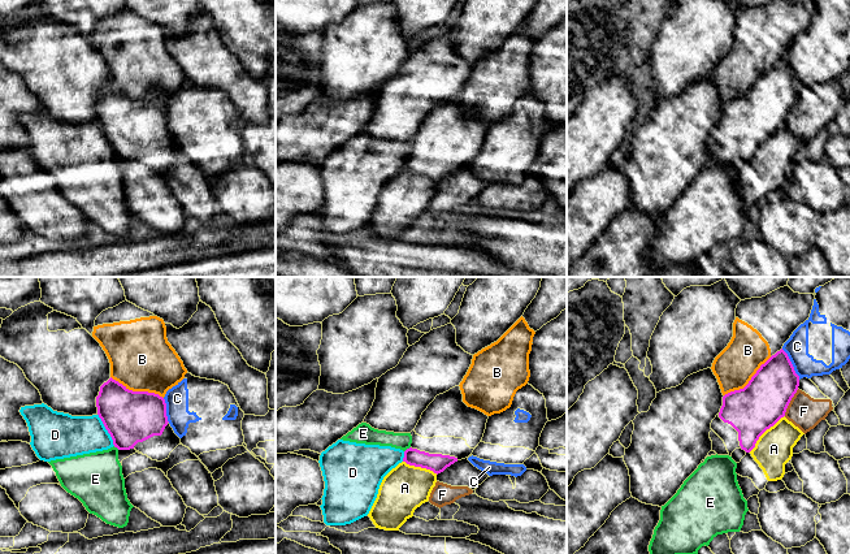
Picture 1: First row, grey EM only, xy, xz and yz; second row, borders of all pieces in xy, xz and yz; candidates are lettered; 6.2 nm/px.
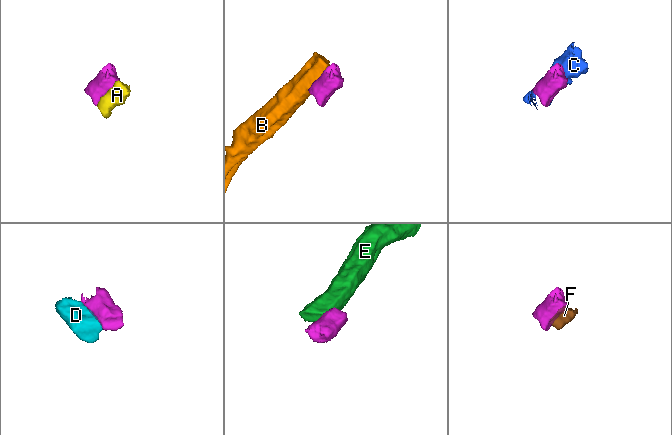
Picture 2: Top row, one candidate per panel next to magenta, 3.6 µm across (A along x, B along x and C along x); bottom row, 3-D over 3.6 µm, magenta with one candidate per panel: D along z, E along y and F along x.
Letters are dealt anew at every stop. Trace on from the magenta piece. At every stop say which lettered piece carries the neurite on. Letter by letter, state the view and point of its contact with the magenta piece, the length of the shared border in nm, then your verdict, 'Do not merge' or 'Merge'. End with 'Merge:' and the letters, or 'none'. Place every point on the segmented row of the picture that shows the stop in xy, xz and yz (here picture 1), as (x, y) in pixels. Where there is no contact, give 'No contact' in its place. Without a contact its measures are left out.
A: Touches magenta at yz (764, 431). Shared border 320 nm. Do not merge
B: Touches magenta at xy (137, 392). Shared border 360 nm. Do not merge
C: Touches magenta at yz (792, 364). Shared border 220 nm. Do not merge
D: Touches magenta at xy (105, 428). Shared border 220 nm. Do not merge
E: Touches magenta at xz (407, 449). Shared border 50 nm. Do not merge
F: Touches magenta at yz (789, 402). Shared border 190 nm. Do not merge
Merge: none

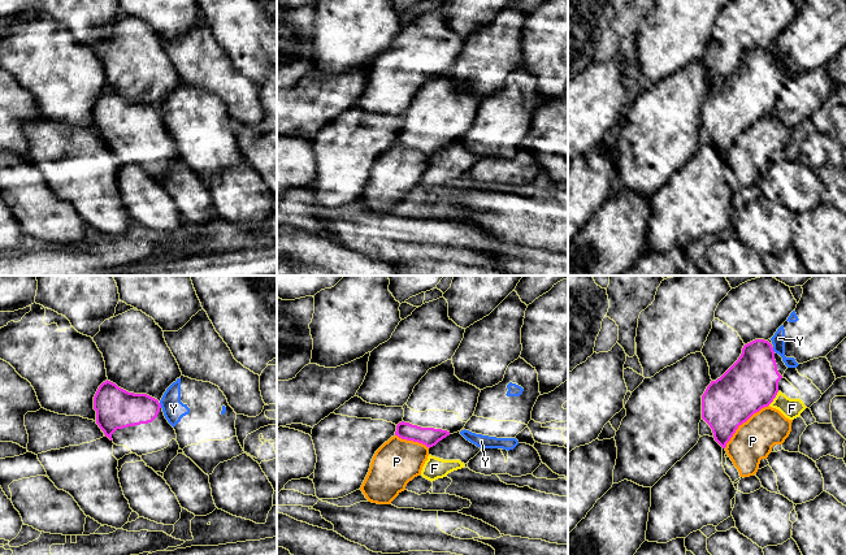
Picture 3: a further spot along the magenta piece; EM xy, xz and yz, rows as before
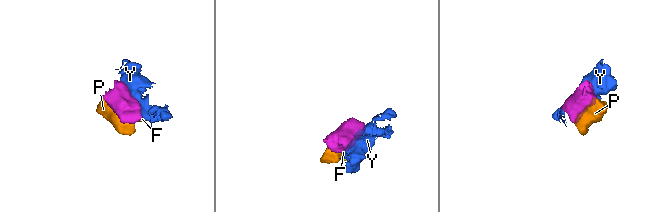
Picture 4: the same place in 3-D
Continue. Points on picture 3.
F: Touches magenta at yz (775, 397). Shared border 110 nm. Do not merge
P: Touches magenta at yz (742, 423). Shared border 380 nm. Do not merge
Y: Touches magenta at xy (160, 406). Shared border 40 nm. Do not merge
Merge: none

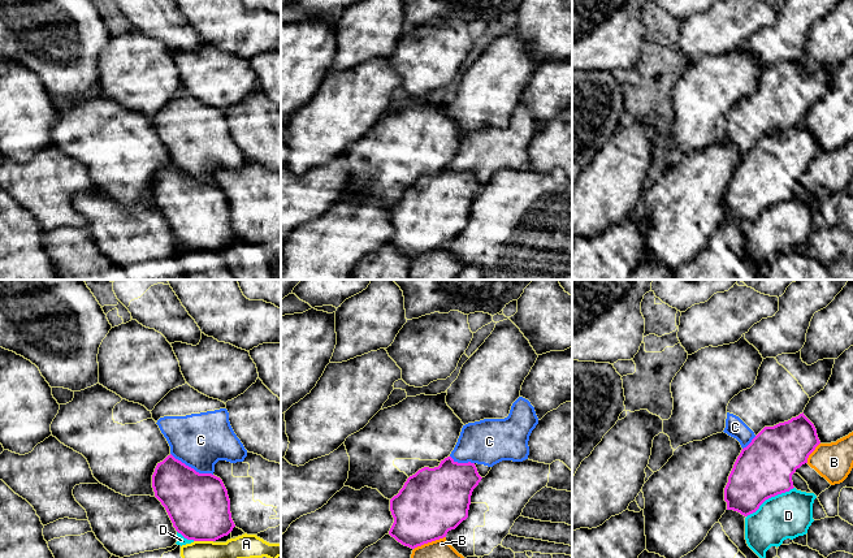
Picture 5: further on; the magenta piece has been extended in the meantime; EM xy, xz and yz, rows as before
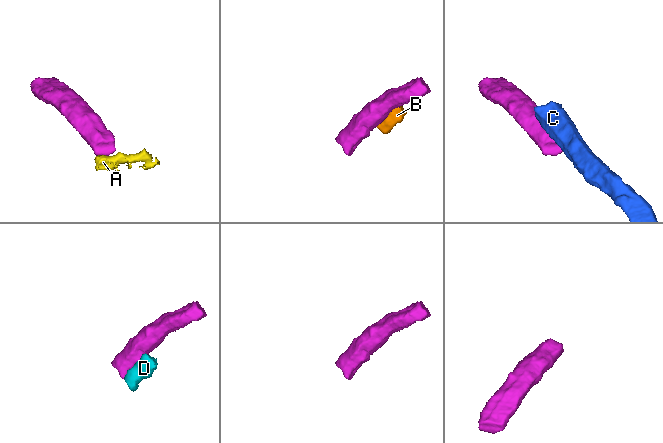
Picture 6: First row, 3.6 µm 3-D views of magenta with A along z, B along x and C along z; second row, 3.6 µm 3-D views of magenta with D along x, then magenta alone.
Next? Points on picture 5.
A: Touches magenta at xy (203, 540). Shared border 120 nm. Do not merge
B: Touches magenta at xz (429, 541). Shared border 220 nm. Do not merge
C: Touches magenta at xy (190, 467). Shared border 300 nm. Do not merge
D: Touches magenta at yz (770, 497). Shared border 340 nm. Do not merge
Merge: none

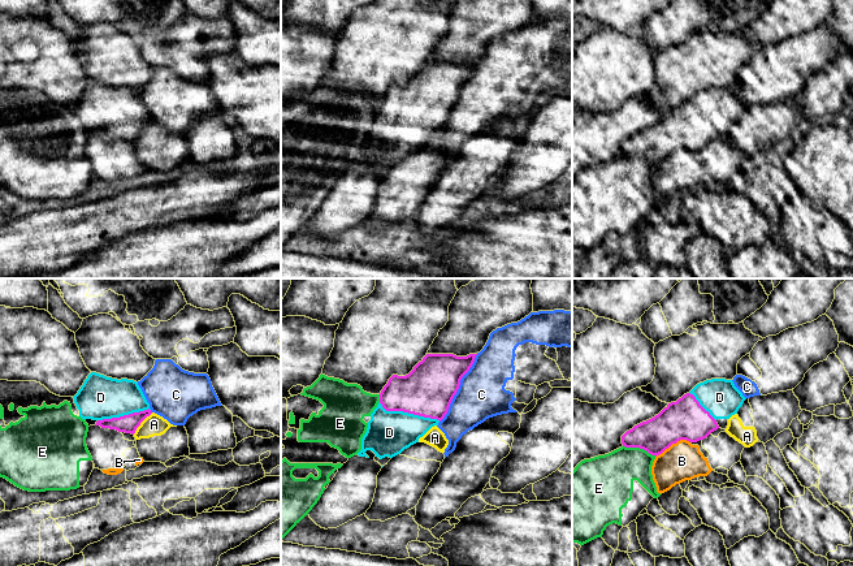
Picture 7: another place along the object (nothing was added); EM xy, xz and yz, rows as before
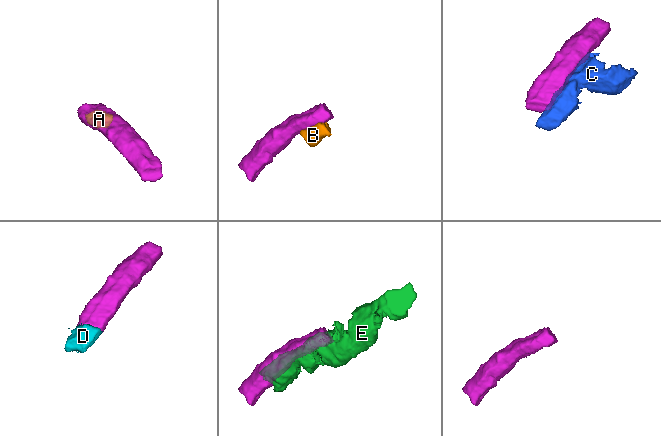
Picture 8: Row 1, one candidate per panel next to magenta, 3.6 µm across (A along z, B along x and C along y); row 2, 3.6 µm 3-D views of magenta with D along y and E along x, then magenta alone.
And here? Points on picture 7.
A: Touches magenta at xy (141, 422). Shared border 180 nm. Do not merge
B: Touches magenta at yz (672, 443). Shared border 240 nm. Do not merge
C: Touches magenta at xz (458, 388). Shared border 480 nm. Do not merge
D: Touches magenta at xz (410, 413). Shared border 400 nm. Merge
E: Touches magenta at yz (640, 448). Shared border 220 nm. Do not merge
Merge: D

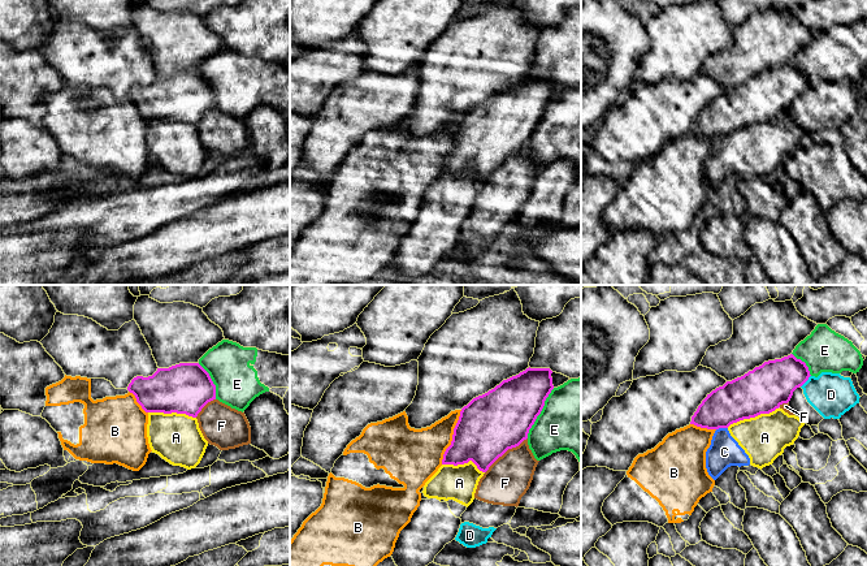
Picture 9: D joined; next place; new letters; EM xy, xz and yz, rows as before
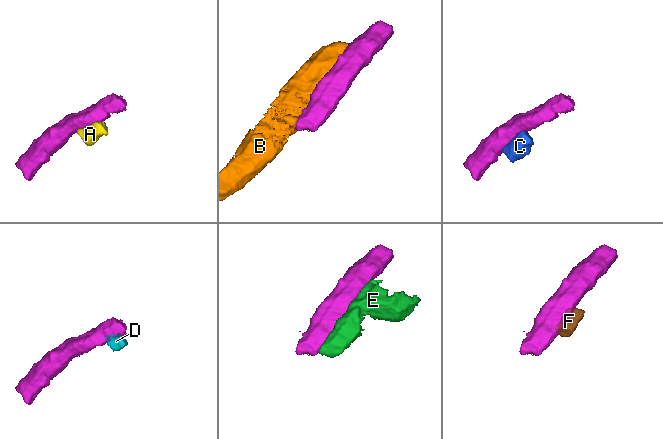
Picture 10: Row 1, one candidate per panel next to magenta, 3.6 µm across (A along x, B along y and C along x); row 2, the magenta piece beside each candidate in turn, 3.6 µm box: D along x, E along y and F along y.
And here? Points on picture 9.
A: Touches magenta at yz (751, 417). Shared border 340 nm. Do not merge
B: Touches magenta at xz (452, 437). Shared border 360 nm. Do not merge
C: Touches magenta at yz (722, 427). Shared border 70 nm. Do not merge
D: Touches magenta at yz (806, 380). Shared border 100 nm. Do not merge
E: Touches magenta at xz (540, 413). Shared border 360 nm. Do not merge
F: Touches magenta at xz (504, 452). Shared border 340 nm. Do not merge
Merge: none

